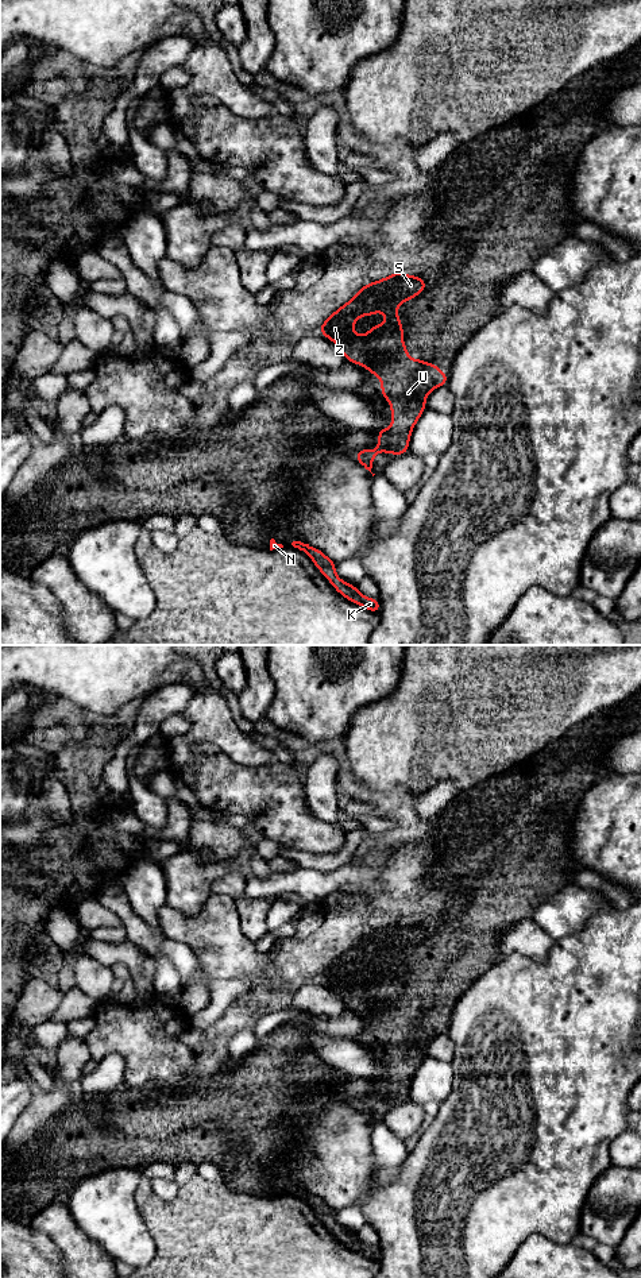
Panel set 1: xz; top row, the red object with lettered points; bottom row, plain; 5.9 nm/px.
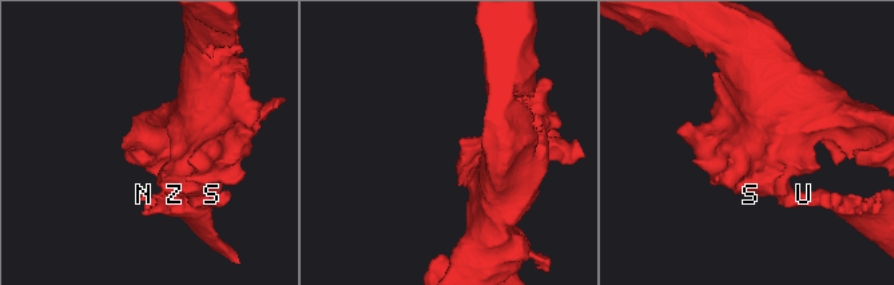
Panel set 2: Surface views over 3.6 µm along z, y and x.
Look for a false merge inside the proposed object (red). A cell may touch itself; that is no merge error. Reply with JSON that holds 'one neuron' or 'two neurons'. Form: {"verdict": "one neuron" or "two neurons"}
{"verdict": "two neurons"}

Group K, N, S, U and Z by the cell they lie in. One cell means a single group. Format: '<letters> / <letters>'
K N U / S Z

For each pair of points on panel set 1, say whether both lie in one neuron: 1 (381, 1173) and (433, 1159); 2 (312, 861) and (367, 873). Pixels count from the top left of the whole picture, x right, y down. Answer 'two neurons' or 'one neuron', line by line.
1: two neurons
2: two neurons

